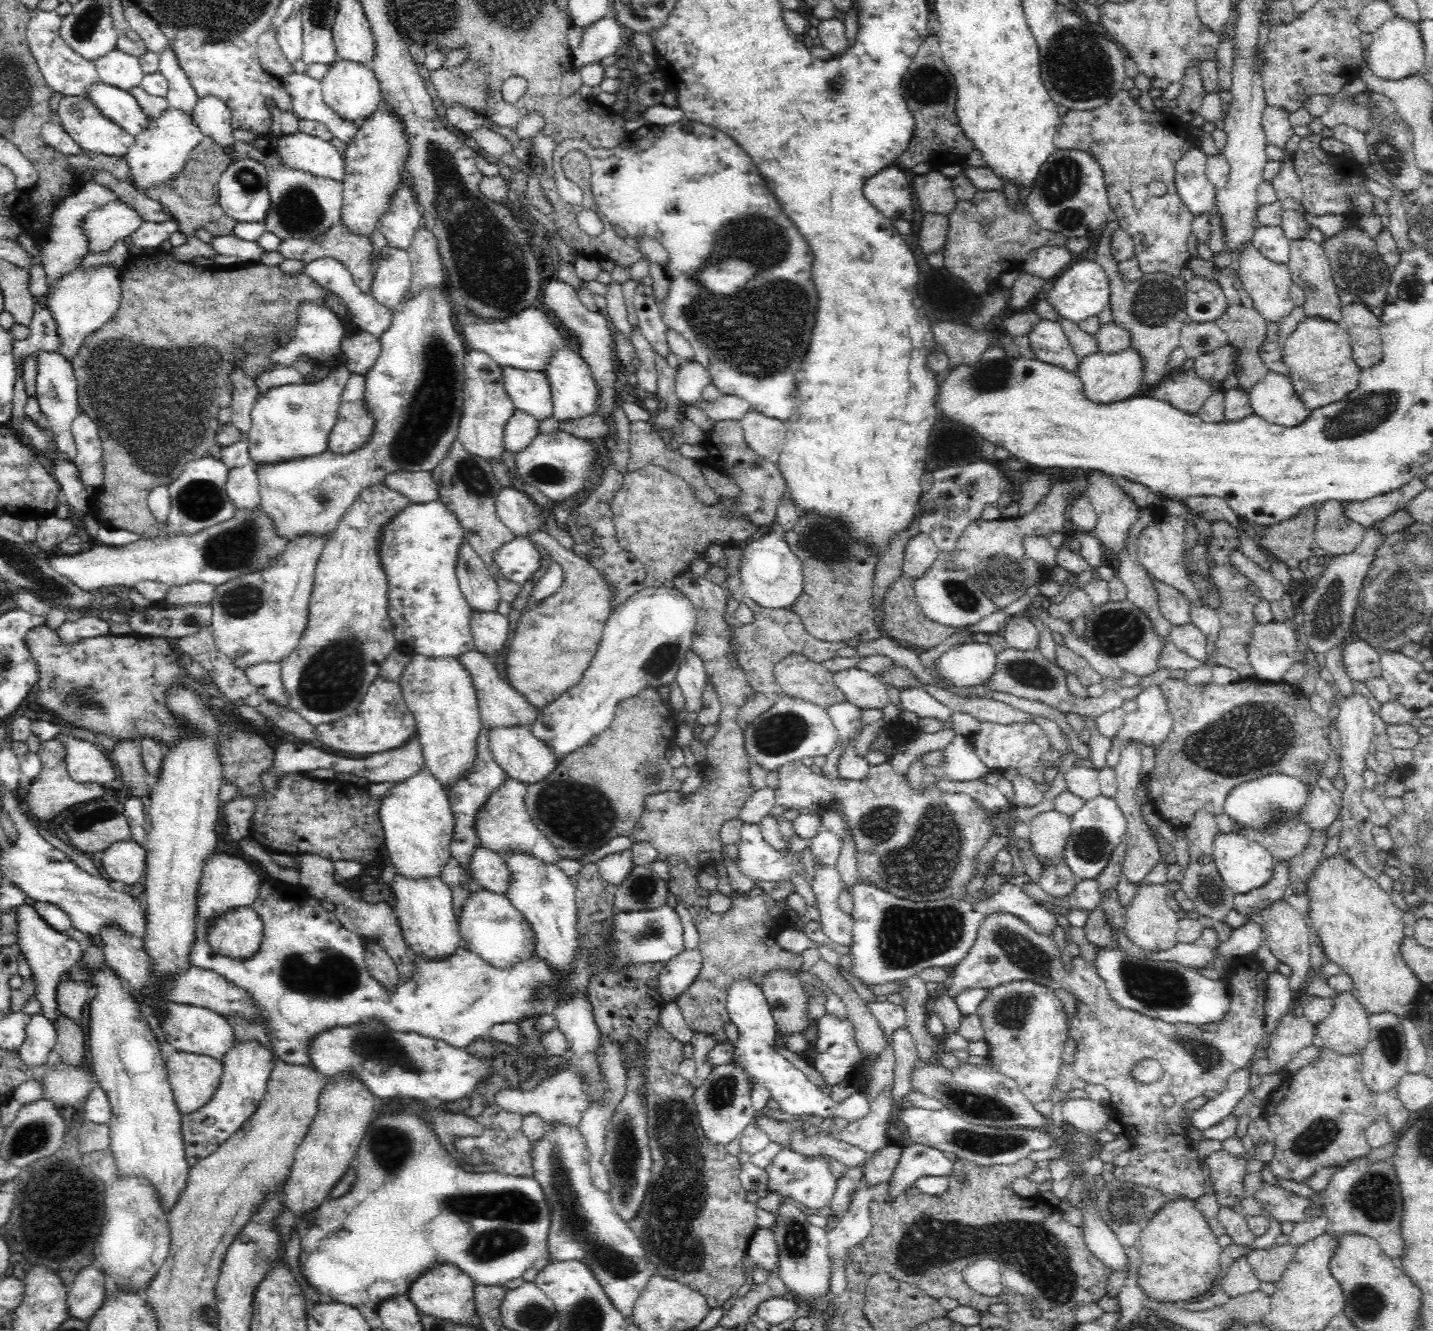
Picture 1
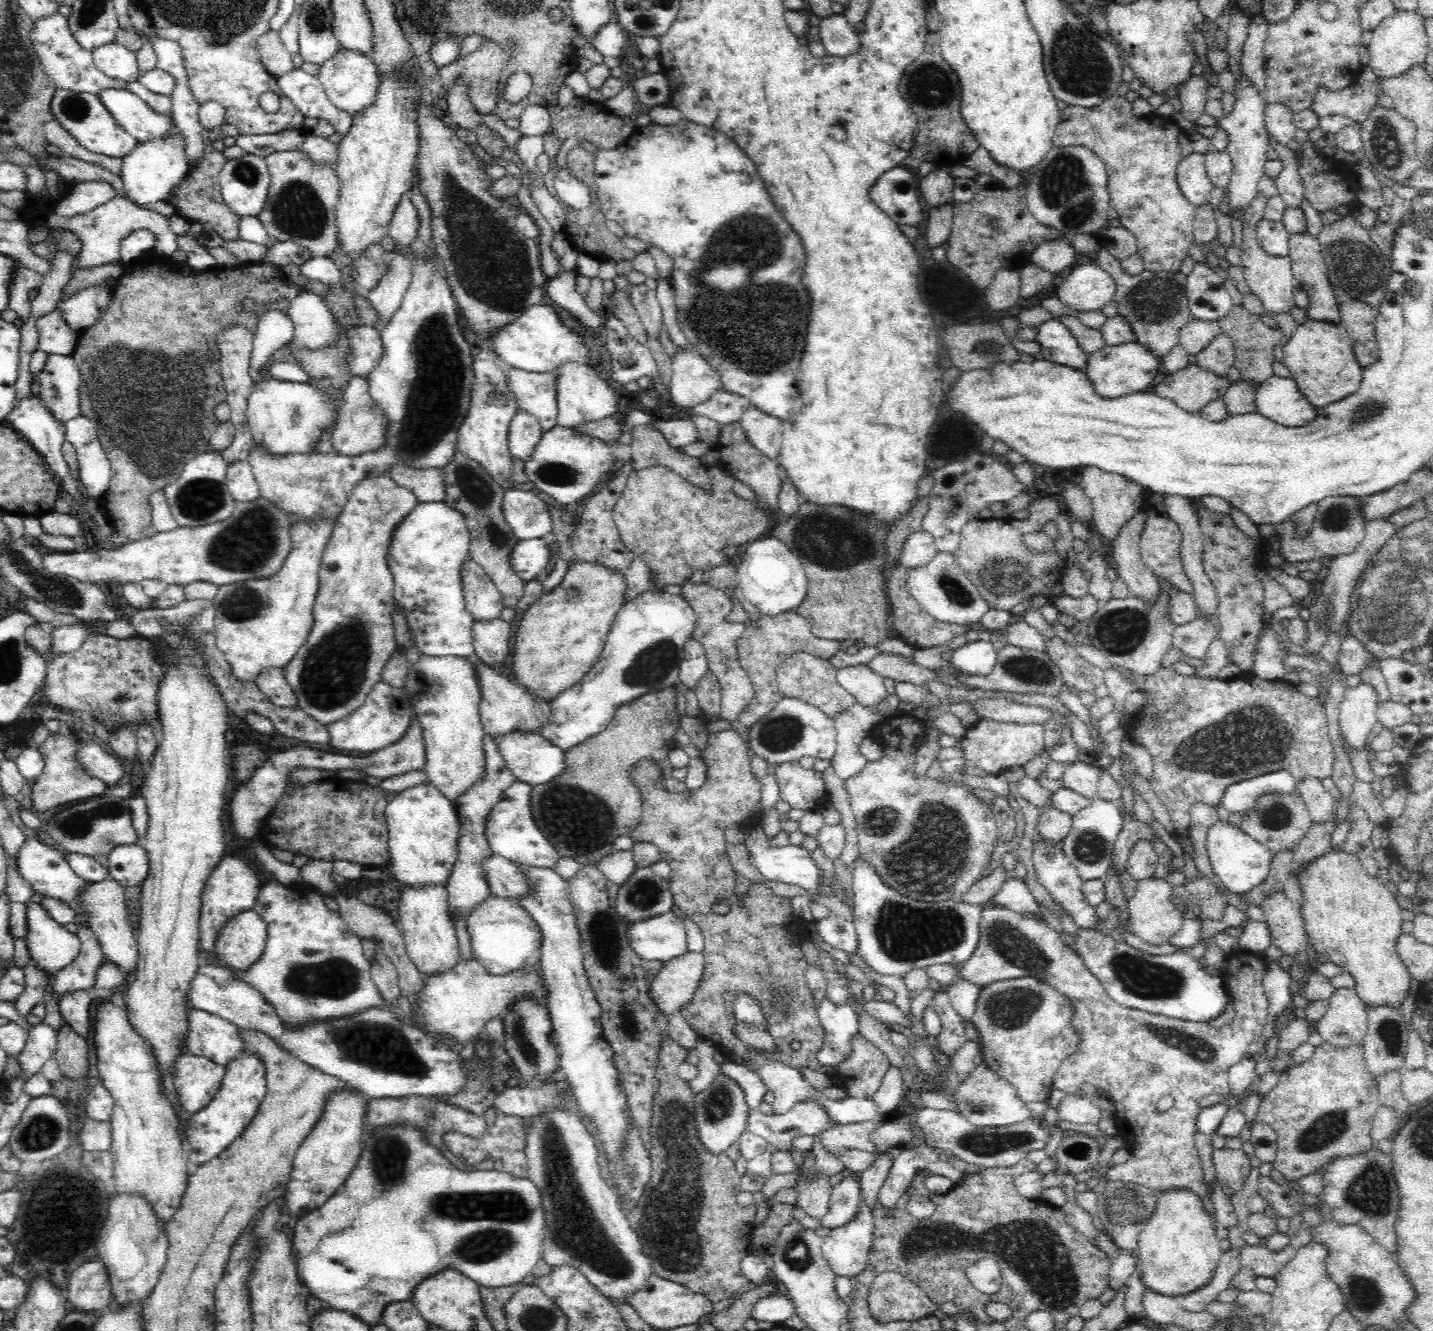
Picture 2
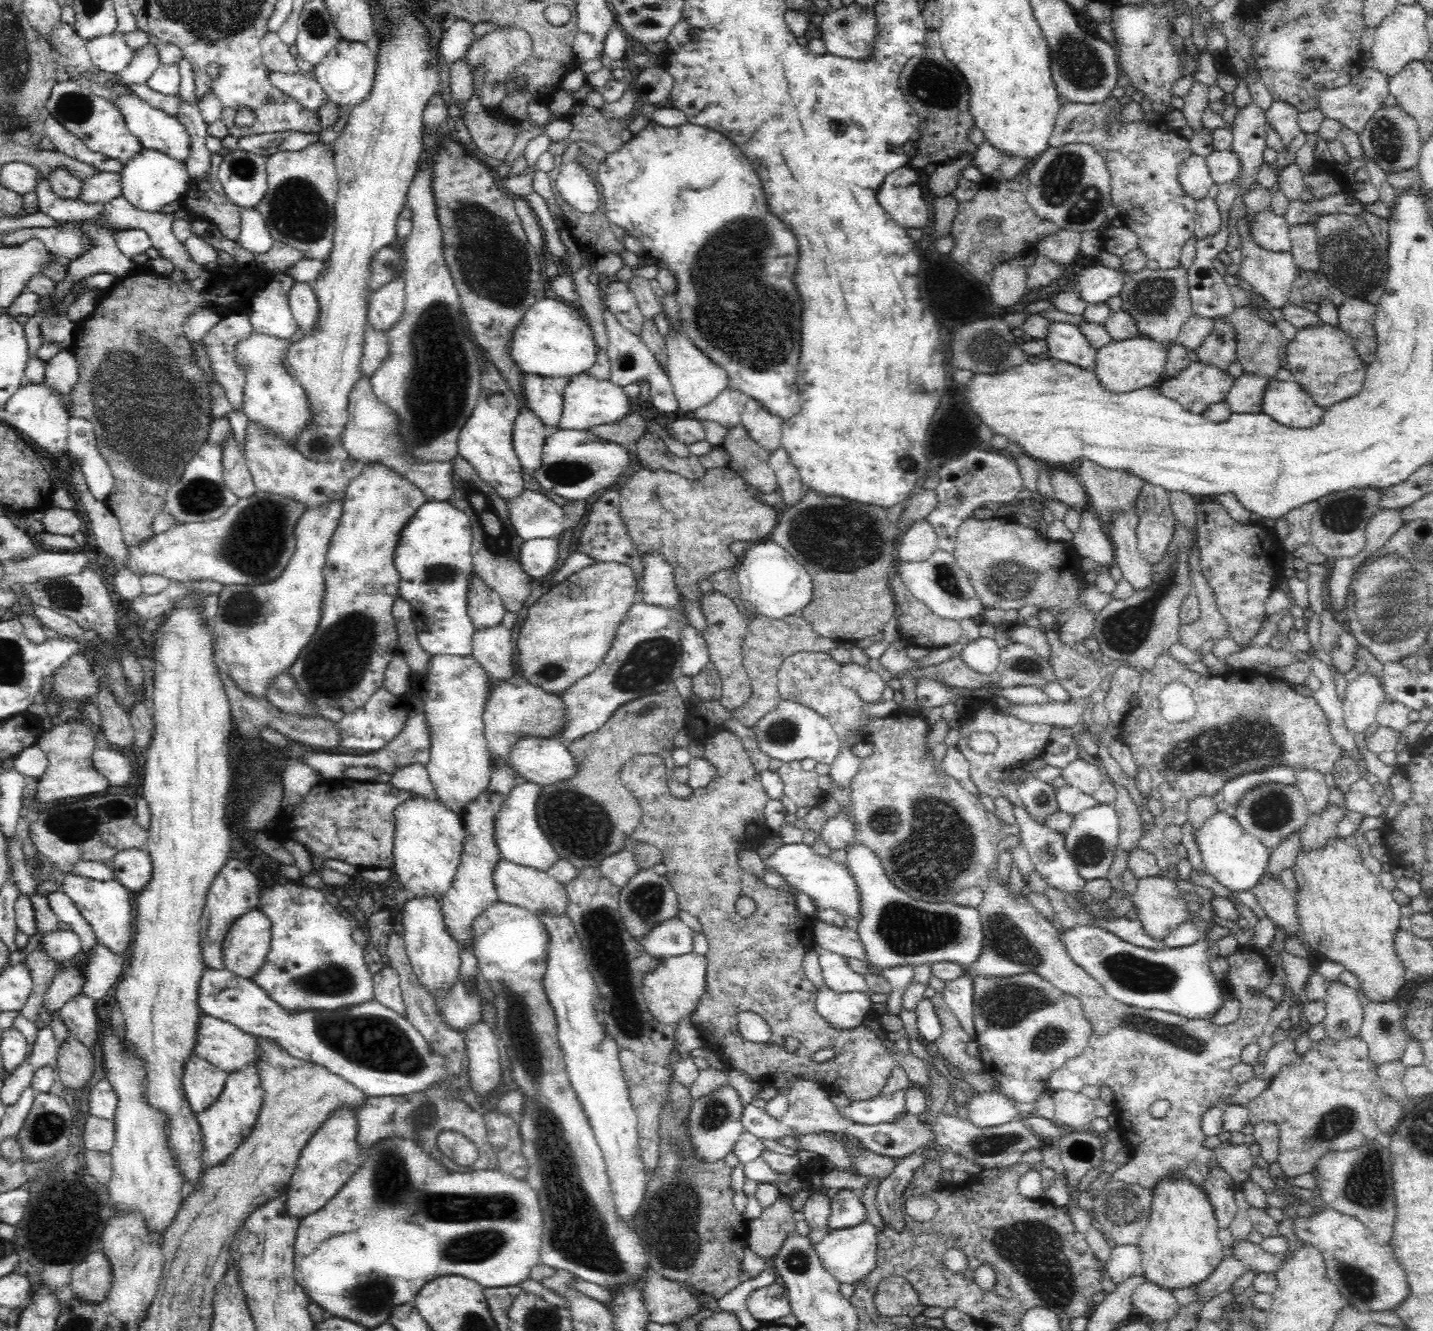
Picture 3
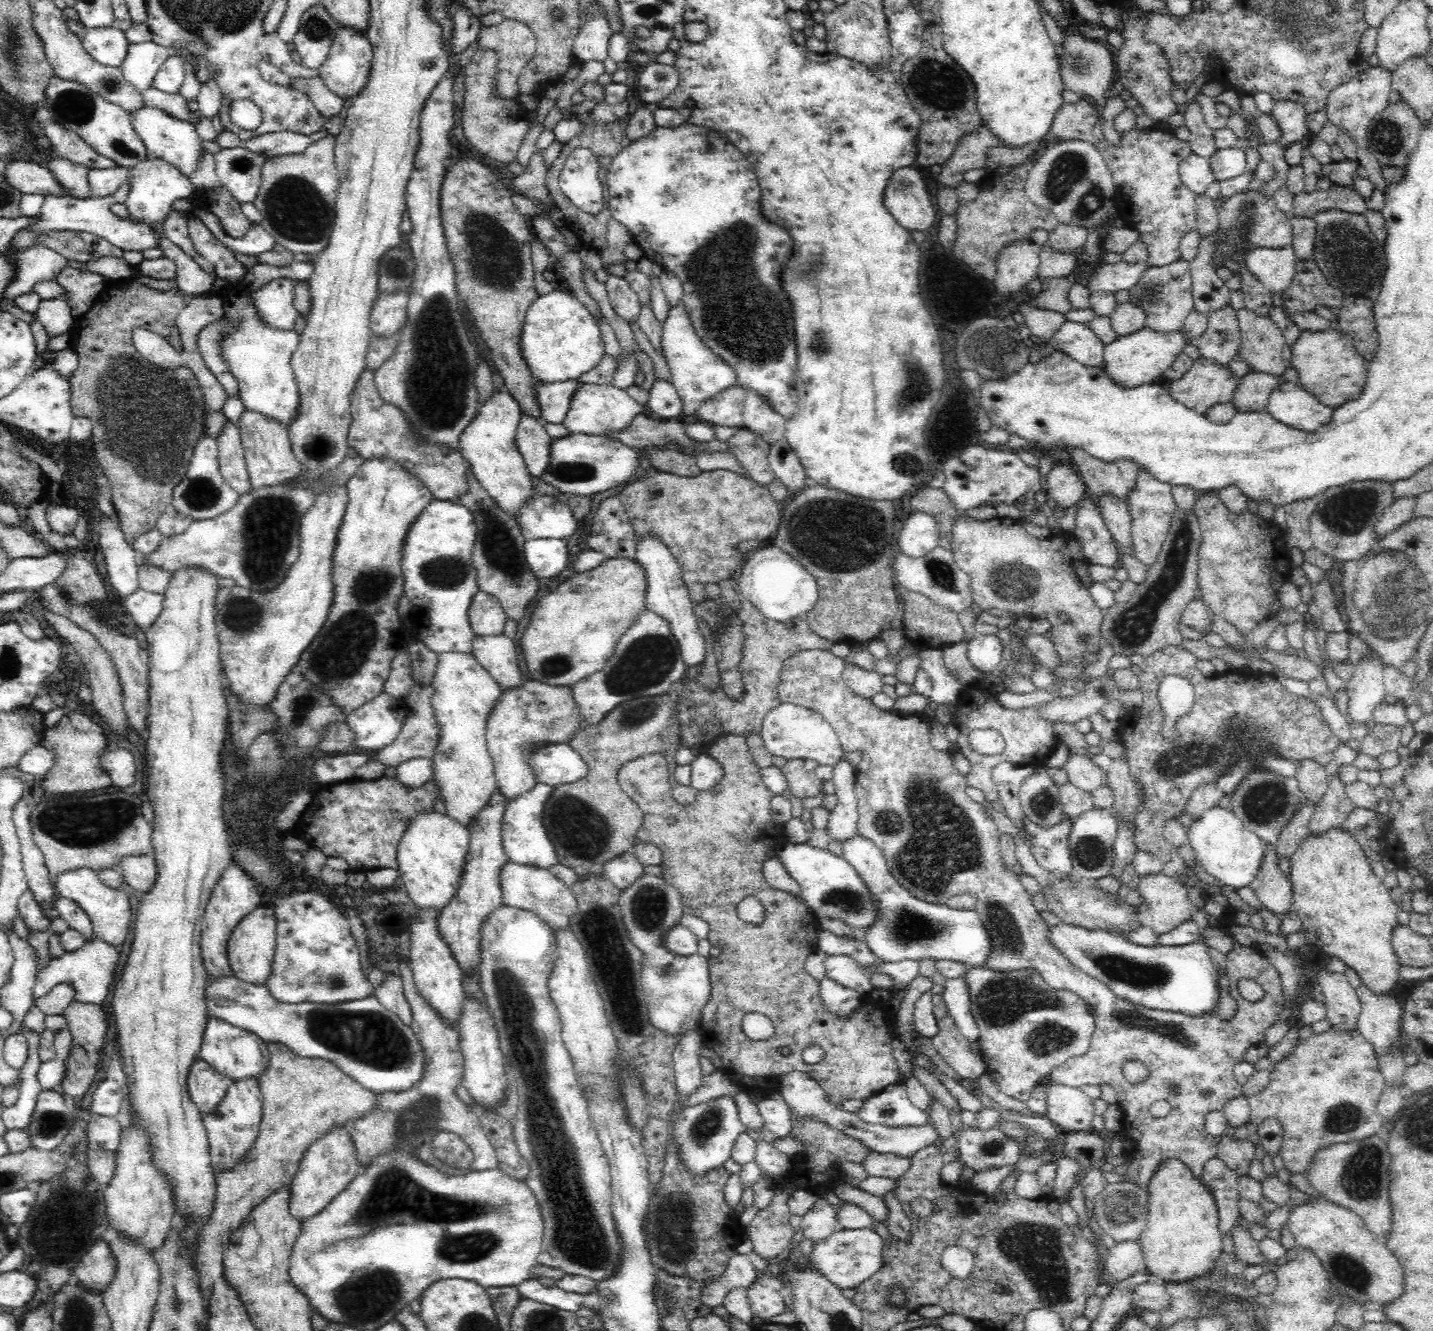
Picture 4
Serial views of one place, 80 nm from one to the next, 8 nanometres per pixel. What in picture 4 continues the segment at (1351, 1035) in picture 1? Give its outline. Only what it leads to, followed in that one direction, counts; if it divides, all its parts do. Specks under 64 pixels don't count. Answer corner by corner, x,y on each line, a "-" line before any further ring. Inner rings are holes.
1322,968
1316,978
1324,993
1322,1001
1326,1005
1329,1028
1336,1034
1357,1030
1362,1005
1356,988
1350,985
1345,974
1326,973
1326,969

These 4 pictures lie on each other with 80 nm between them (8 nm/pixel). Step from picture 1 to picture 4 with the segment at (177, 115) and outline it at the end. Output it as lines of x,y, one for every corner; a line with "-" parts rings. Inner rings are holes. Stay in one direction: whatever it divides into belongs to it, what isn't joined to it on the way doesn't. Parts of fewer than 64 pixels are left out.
148,154
146,160
140,160
129,168
127,180
128,196
125,205
136,219
144,219
142,224
166,219
174,201
180,199
189,201
197,190
176,165
152,154

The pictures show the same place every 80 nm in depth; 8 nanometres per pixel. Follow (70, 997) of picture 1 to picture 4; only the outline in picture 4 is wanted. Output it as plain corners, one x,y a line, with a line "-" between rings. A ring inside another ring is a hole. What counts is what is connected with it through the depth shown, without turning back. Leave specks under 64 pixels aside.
72,999
63,1015
68,1022
72,1038
91,1055
96,1056
103,1048
107,1029
106,1016
101,1006

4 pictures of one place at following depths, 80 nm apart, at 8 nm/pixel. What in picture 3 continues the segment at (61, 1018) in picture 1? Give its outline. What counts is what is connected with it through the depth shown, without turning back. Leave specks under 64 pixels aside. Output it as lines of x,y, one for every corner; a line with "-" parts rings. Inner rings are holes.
69,1032
68,1036
62,1042
59,1042
56,1068
62,1084
68,1090
81,1090
93,1076
94,1060
90,1047
80,1042
72,1032

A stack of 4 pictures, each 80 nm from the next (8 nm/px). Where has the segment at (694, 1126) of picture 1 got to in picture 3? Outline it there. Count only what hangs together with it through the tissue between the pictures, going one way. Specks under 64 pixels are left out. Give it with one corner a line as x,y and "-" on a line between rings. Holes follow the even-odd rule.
675,1046
672,1047
667,1054
667,1066
671,1072
671,1079
668,1083
667,1096
663,1098
660,1114
658,1114
659,1141
656,1166
645,1184
643,1201
631,1216
631,1224
640,1237
640,1244
644,1247
650,1268
654,1272
717,1302
744,1280
740,1276
740,1260
743,1259
744,1250
749,1248
748,1222
744,1218
744,1213
738,1212
732,1201
736,1194
732,1187
733,1169
724,1159
705,1161
692,1143
692,1133
688,1129
688,1117
690,1117
693,1103
692,1095
689,1088
674,1076
674,1068
680,1058
682,1053

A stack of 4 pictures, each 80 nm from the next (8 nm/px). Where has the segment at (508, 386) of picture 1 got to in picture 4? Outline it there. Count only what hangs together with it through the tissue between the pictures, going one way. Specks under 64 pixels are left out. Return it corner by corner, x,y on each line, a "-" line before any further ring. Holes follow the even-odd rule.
535,379
533,398
540,411
540,420
543,423
562,424
570,408
569,398
578,386
578,380
543,382

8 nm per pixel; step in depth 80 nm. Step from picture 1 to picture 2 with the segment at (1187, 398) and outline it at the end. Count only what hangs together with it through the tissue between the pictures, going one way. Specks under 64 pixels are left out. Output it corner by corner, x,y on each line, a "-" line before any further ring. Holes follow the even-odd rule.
1190,364
1174,374
1164,374
1161,379
1150,391
1171,400
1176,407
1188,413
1199,413
1211,400
1223,398
1230,386
1228,378
1218,378
1214,373

